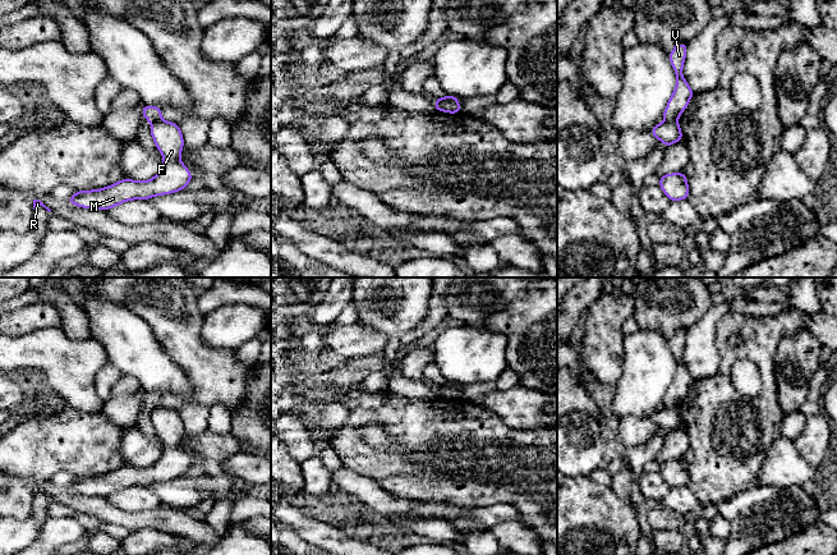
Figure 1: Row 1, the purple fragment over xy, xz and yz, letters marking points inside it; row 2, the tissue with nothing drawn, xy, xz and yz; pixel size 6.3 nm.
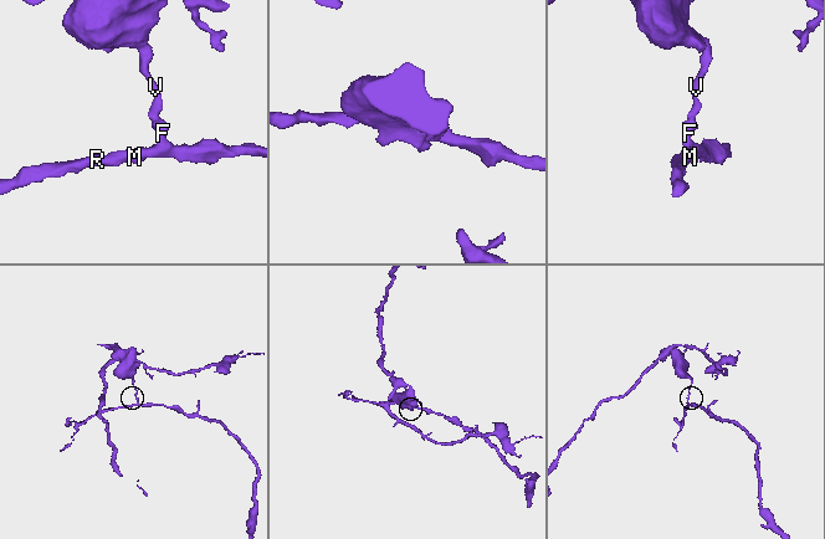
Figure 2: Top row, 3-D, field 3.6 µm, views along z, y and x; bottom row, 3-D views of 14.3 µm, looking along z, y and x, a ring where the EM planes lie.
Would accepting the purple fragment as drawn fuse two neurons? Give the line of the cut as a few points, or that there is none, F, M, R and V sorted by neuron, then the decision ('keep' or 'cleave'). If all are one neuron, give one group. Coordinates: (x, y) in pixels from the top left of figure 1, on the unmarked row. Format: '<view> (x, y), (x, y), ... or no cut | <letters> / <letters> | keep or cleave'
yz (675, 406), (665, 408) | F M R / V | cleave

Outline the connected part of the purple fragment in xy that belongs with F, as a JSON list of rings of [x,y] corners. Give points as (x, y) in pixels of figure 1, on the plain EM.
[[[157,407],[151,412],[151,422],[164,442],[161,457],[151,467],[123,465],[102,476],[77,477],[68,487],[83,495],[106,497],[127,487],[146,487],[155,482],[185,476],[193,463],[180,448],[184,426],[179,412]]]

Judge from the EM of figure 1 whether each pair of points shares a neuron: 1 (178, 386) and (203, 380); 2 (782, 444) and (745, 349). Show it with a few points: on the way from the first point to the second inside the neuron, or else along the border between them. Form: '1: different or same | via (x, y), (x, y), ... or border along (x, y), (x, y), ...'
1: different | border along (173, 361), (187, 374), (192, 383), (194, 403)
2: different | border along (781, 435), (772, 444), (763, 462)

